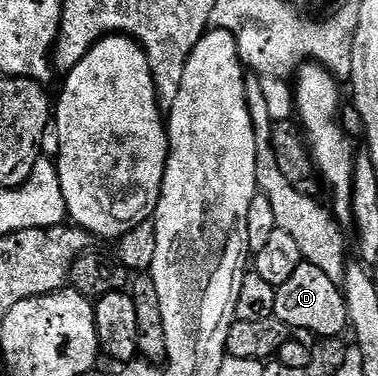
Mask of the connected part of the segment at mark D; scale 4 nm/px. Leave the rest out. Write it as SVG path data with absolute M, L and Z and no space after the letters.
M302 262L297 273L277 288L275 293L274 318L280 319L285 326L296 332L308 331L311 337L333 339L342 336L348 330L347 296L343 294L340 284L325 275L313 264Z

